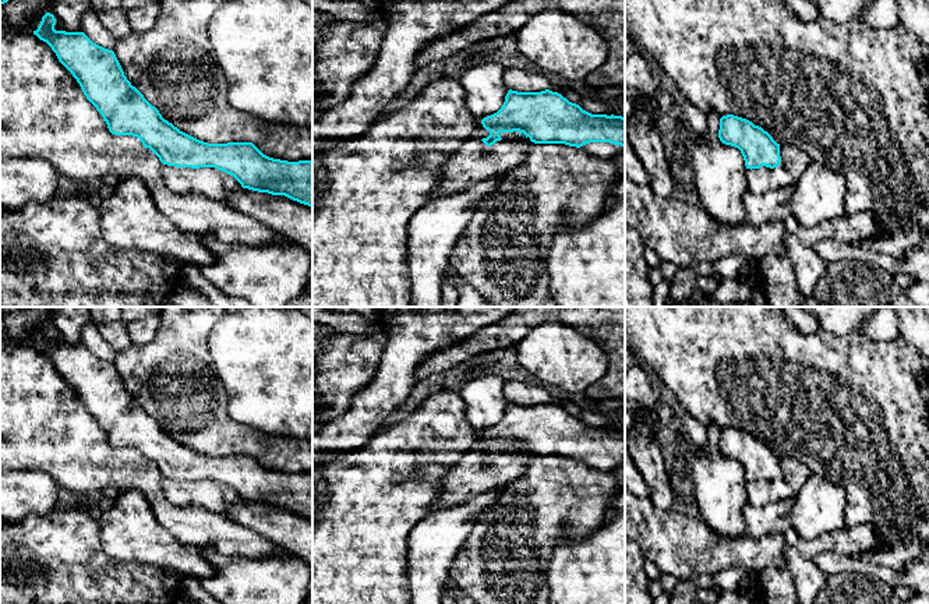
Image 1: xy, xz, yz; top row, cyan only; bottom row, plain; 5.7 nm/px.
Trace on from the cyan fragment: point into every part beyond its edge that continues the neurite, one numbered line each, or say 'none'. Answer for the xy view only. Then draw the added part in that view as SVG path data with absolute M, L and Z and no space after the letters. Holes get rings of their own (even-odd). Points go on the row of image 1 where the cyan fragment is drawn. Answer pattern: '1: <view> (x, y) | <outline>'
none

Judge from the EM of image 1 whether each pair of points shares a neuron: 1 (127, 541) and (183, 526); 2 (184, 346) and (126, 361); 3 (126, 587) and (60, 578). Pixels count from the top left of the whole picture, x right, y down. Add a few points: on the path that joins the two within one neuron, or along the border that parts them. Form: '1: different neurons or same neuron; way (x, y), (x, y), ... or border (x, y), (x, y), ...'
1: different neurons; border (149, 504), (169, 532), (195, 546)
2: same neuron; way (170, 357), (163, 360), (140, 360)
3: same neuron; way (109, 587), (77, 587)

